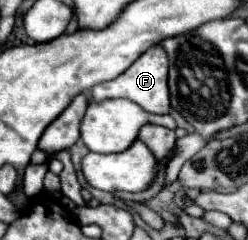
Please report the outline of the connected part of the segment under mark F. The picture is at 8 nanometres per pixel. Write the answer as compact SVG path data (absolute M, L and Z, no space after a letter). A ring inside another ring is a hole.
M155 44L147 52L143 52L121 76L117 76L115 80L101 82L101 84L93 86L93 90L91 90L93 100L127 98L127 100L139 104L145 112L169 114L171 106L169 106L169 88L167 88L167 68L169 68L169 60L167 60L165 48L161 44Z

